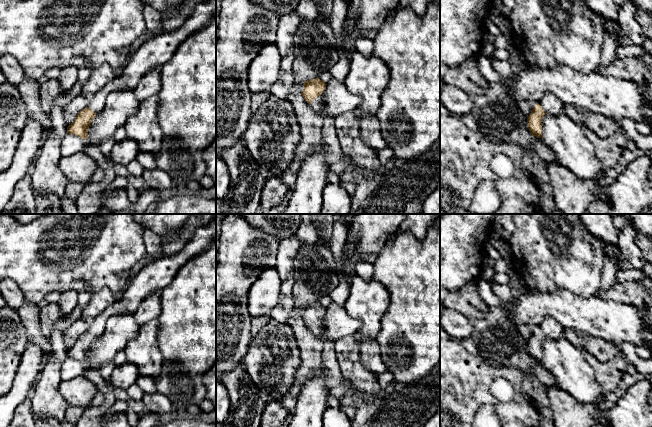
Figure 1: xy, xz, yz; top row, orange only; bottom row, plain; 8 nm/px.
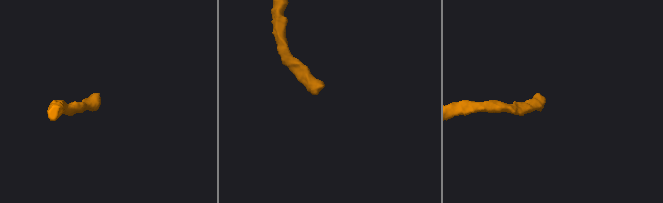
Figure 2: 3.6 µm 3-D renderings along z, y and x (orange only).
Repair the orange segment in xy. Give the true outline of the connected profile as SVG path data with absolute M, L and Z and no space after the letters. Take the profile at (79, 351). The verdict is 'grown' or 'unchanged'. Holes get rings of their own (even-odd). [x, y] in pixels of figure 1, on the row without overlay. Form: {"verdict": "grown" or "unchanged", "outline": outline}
{"verdict": "grown", "outline": "M211 219L194 231L192 239L179 253L148 262L136 276L130 279L124 293L97 316L95 321L88 326L88 330L76 339L74 345L67 351L67 357L86 364L92 343L103 334L110 316L134 315L140 304L150 294L161 292L172 282L182 266L191 258L203 253L214 242L216 242L216 219Z"}

